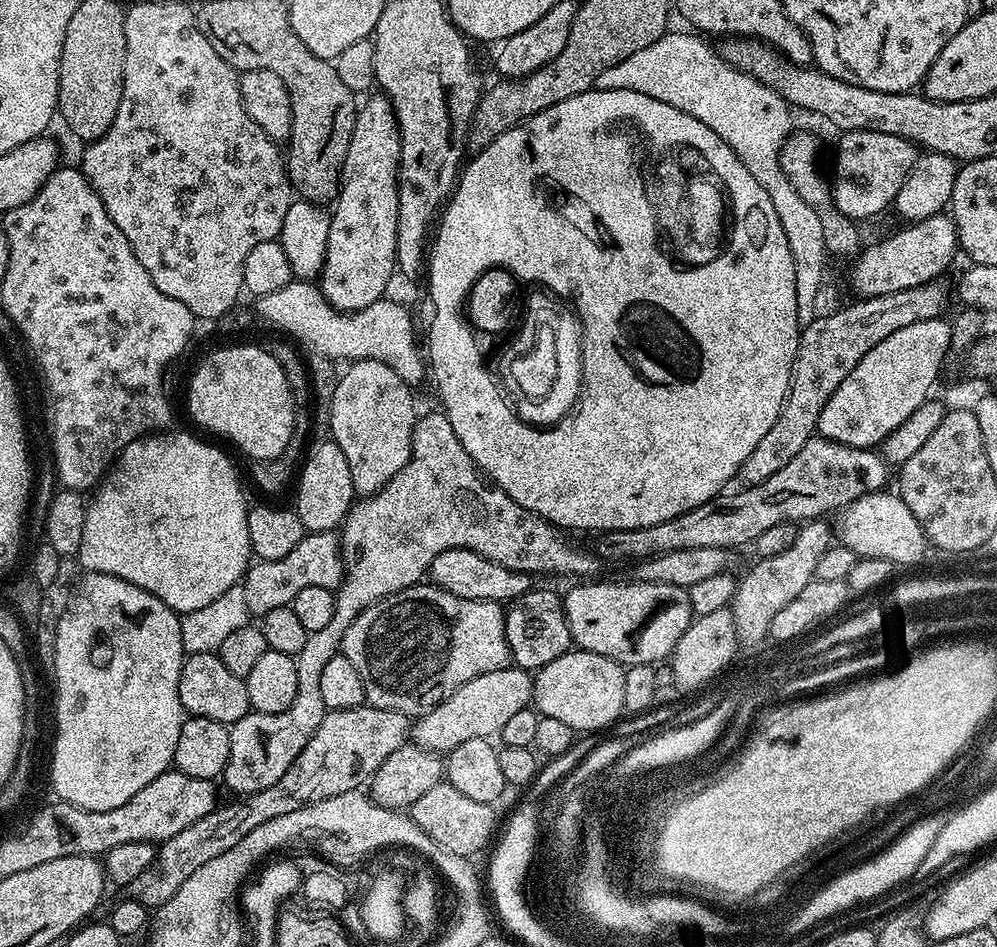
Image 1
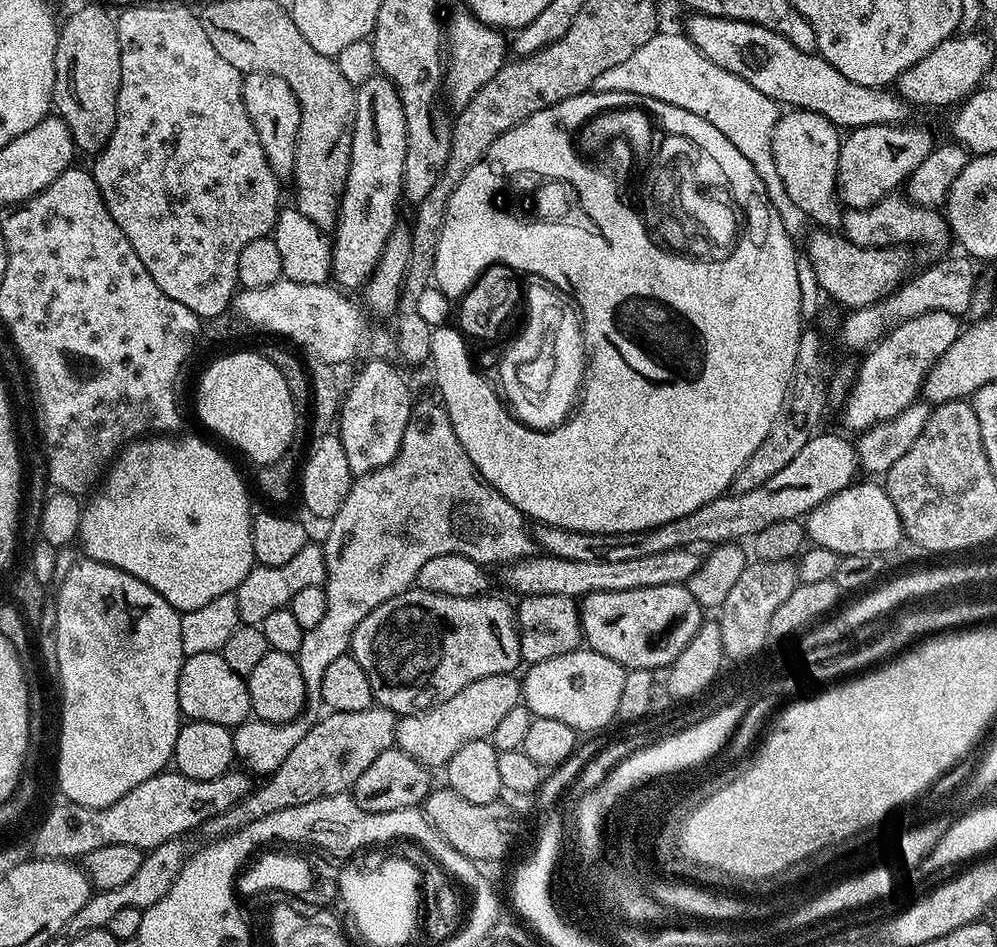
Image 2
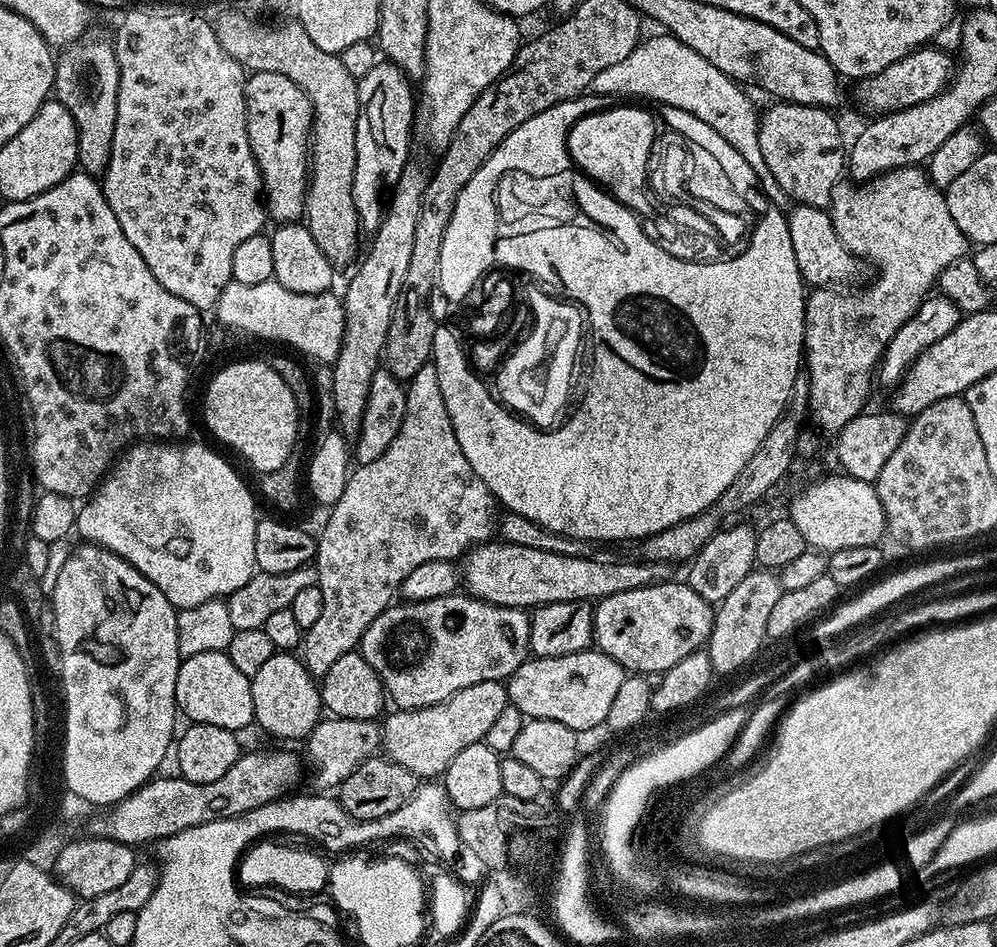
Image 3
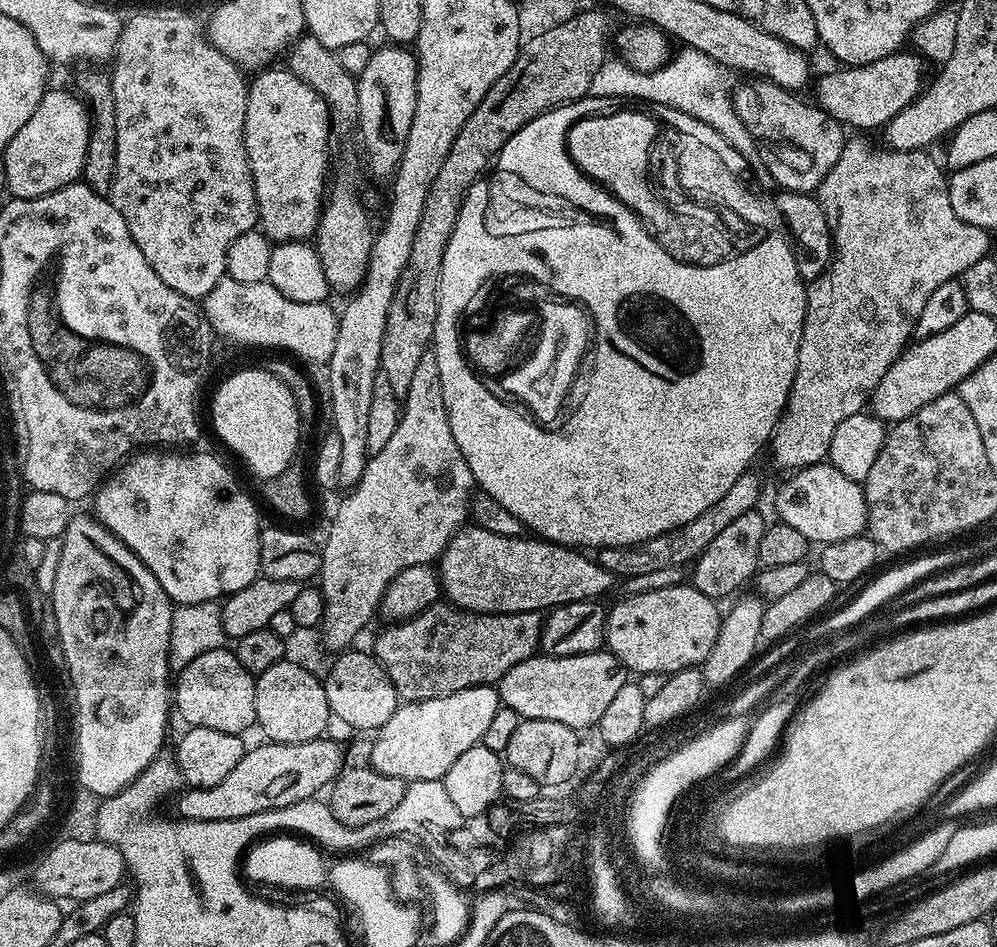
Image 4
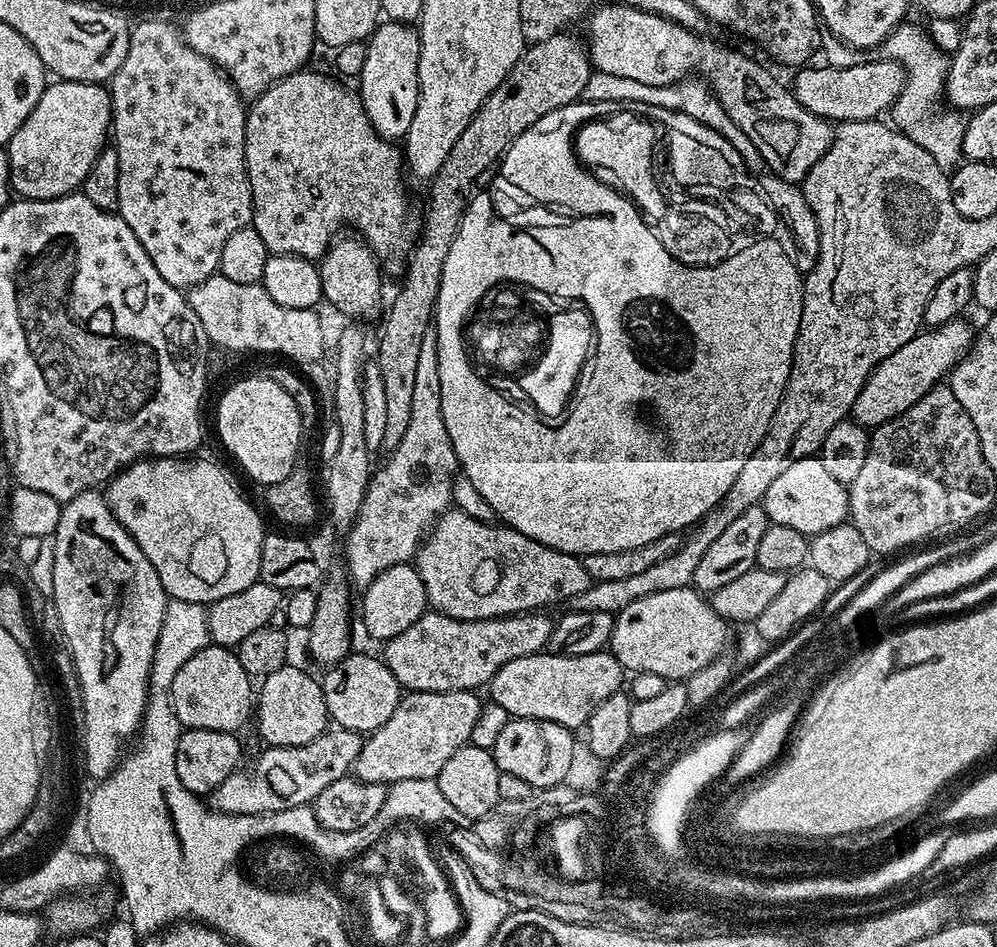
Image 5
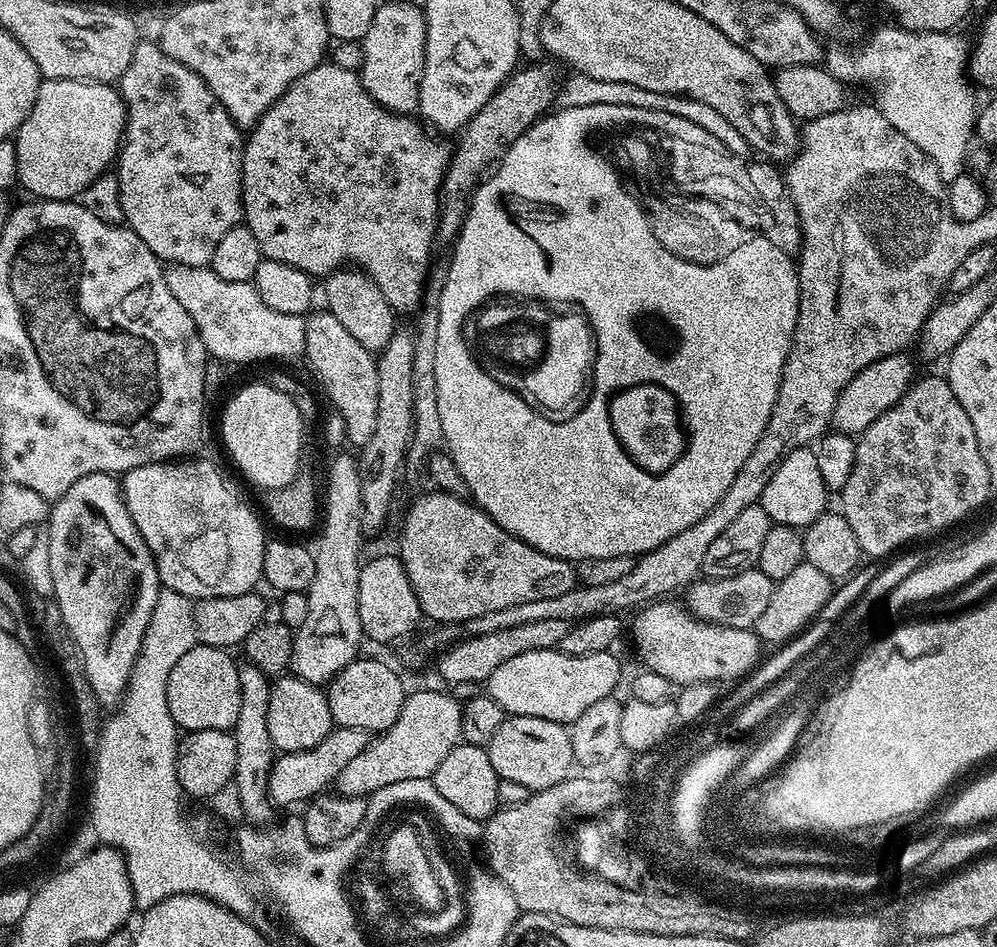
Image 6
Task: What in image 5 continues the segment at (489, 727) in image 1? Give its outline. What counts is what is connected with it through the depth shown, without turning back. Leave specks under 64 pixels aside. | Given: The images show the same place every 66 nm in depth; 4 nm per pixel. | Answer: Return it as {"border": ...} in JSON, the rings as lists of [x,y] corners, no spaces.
{"border":[[[408,692],[400,701],[400,707],[390,714],[382,727],[365,739],[354,765],[354,775],[362,782],[378,782],[389,786],[403,780],[435,780],[446,766],[450,754],[465,747],[471,741],[472,731],[480,717],[482,700],[471,692]]]}

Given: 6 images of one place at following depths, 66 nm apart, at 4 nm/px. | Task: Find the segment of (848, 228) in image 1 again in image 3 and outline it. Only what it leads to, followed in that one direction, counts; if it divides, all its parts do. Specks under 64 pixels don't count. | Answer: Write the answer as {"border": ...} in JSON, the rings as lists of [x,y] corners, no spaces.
{"border":[[[772,102],[768,109],[763,109],[759,134],[762,158],[766,158],[766,166],[770,166],[770,174],[774,174],[774,178],[778,178],[778,186],[782,186],[782,190],[786,190],[789,201],[823,209],[827,209],[831,205],[832,191],[836,189],[838,181],[846,172],[846,140],[844,144],[840,124],[832,115],[833,113],[827,108],[783,102]]]}

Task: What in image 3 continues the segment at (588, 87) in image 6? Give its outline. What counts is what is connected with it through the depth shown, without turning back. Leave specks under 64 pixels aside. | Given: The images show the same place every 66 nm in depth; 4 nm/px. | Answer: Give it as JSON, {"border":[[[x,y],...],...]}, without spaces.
{"border":[[[670,34],[659,35],[652,36],[649,40],[647,37],[635,50],[626,54],[626,58],[622,58],[622,62],[614,62],[614,66],[606,66],[606,70],[601,70],[594,78],[591,91],[598,96],[619,96],[621,98],[636,96],[639,100],[655,100],[659,105],[678,106],[678,110],[690,110],[690,114],[694,114],[694,118],[702,118],[702,122],[709,124],[713,130],[718,130],[718,134],[722,134],[722,138],[726,138],[726,142],[730,142],[730,146],[734,146],[734,150],[738,150],[738,154],[742,154],[742,158],[746,158],[746,162],[750,162],[750,166],[754,166],[759,191],[764,191],[764,196],[777,209],[787,209],[790,201],[786,190],[782,190],[782,186],[778,186],[778,178],[774,178],[774,174],[770,174],[770,166],[766,166],[766,158],[762,158],[762,146],[759,142],[761,113],[758,108],[756,112],[751,98],[744,93],[747,91],[737,81],[722,74],[722,70],[718,70],[718,66],[710,66],[710,62],[706,62],[706,58],[702,58],[702,54],[698,54],[694,50],[690,50],[690,46],[678,42],[678,38],[674,38]]]}

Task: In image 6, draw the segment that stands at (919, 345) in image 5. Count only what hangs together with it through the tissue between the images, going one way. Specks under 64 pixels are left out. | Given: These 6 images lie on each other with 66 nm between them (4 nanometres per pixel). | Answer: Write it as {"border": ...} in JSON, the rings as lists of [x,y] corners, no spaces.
{"border":[[[907,351],[895,352],[878,362],[870,362],[862,371],[844,387],[834,408],[832,424],[837,433],[859,434],[874,422],[874,418],[882,418],[890,406],[894,406],[906,394],[906,390],[914,383],[917,375]]]}

